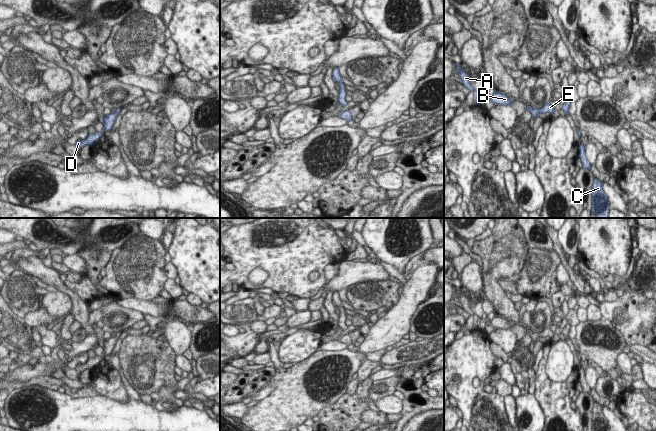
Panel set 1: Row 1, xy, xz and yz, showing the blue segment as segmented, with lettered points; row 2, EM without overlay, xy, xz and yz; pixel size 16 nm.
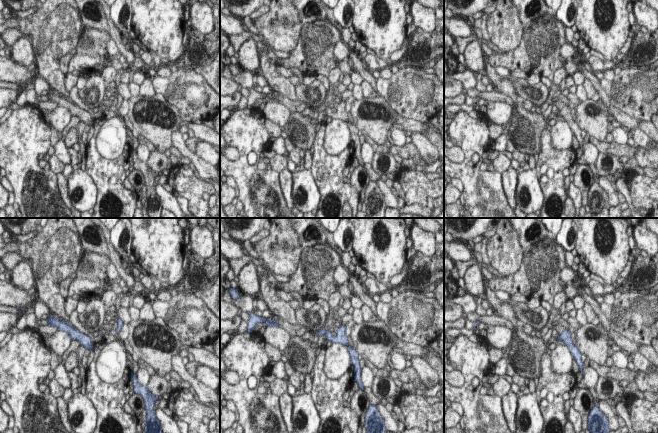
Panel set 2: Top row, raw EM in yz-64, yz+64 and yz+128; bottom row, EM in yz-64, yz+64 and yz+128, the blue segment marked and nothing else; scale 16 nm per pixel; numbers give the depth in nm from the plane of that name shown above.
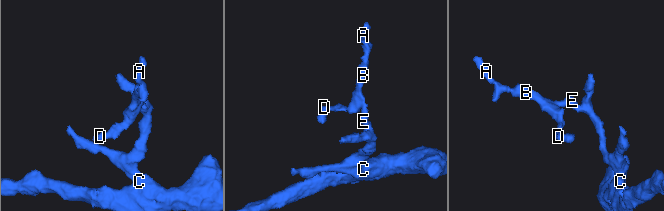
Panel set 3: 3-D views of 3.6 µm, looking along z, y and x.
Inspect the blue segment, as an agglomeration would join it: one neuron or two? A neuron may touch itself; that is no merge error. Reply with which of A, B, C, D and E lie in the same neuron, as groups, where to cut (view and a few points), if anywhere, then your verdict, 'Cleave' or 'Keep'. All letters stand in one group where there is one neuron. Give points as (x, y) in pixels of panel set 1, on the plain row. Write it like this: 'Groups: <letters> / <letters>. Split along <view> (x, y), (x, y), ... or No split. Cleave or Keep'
Groups: A B C D E. No split. Keep.

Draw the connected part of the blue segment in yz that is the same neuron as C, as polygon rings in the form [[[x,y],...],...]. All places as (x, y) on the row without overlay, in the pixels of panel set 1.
[[[594,402],[592,413],[592,431],[610,431],[608,421],[603,414],[603,408],[597,402]]]

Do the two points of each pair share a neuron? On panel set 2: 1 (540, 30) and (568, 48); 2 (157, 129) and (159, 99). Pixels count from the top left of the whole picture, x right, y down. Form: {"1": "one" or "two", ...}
{"1": "two", "2": "one"}

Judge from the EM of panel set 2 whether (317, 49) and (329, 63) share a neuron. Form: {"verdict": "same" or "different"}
{"verdict": "same"}

